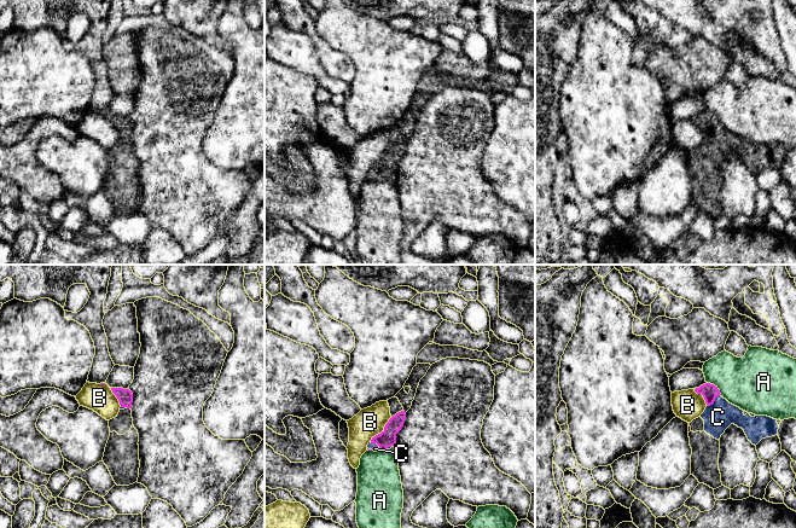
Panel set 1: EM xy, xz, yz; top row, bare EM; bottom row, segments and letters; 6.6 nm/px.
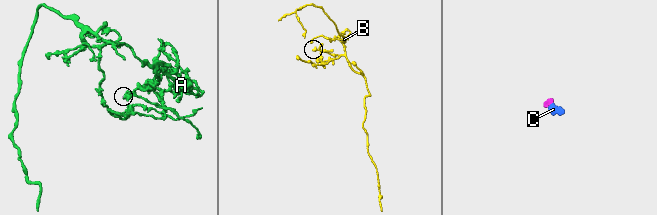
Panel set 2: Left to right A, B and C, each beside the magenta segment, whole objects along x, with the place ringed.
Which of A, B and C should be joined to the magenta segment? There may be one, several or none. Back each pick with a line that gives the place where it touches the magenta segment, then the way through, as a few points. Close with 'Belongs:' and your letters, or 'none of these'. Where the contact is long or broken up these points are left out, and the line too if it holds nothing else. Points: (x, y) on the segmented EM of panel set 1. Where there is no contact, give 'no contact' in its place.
C: meets magenta in yz at (714, 400); runs through yz (709, 392), (714, 400), (718, 406), (718, 417)
Belongs: C

